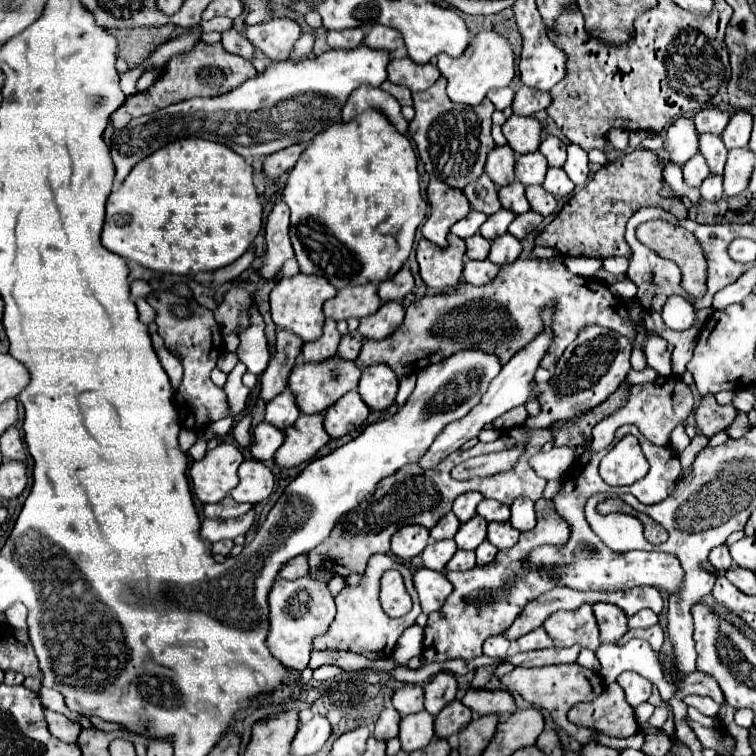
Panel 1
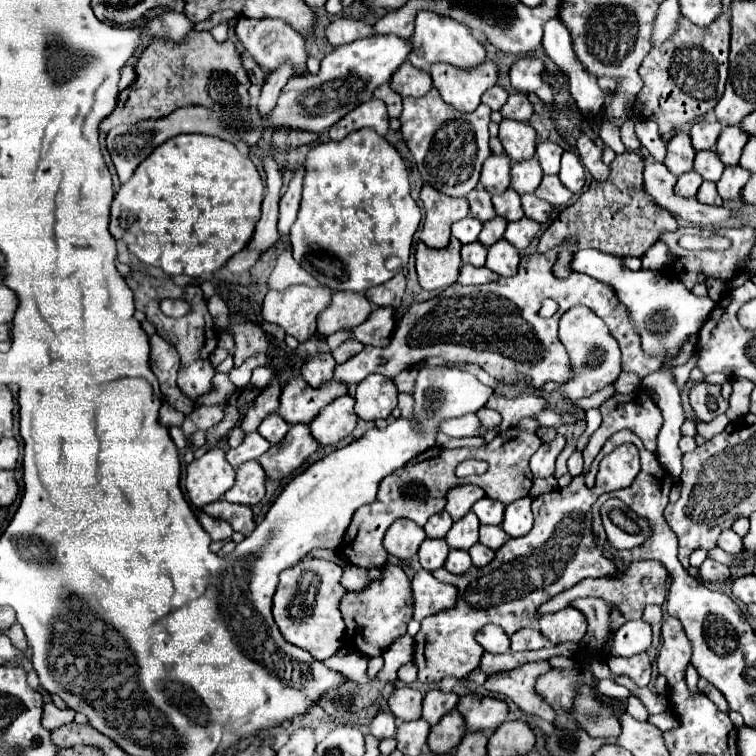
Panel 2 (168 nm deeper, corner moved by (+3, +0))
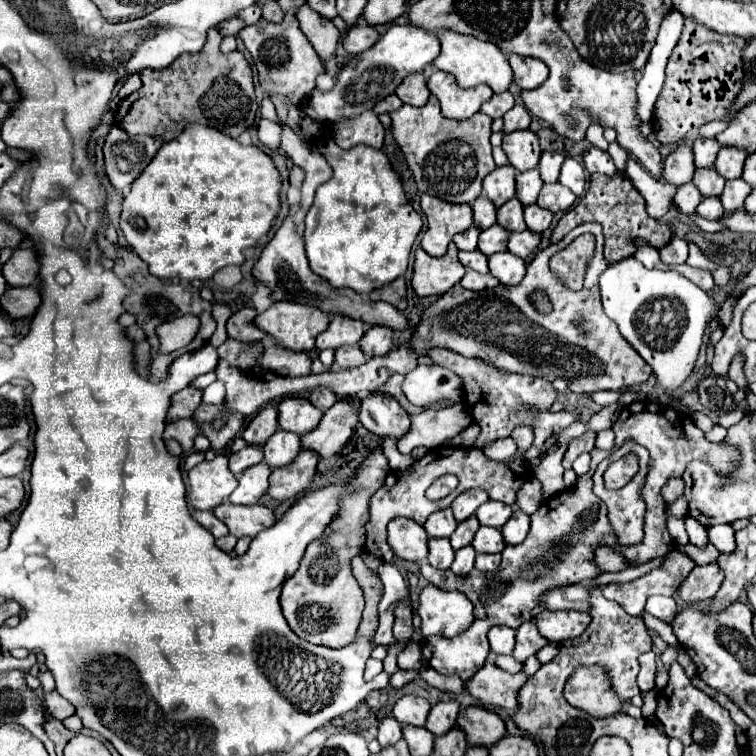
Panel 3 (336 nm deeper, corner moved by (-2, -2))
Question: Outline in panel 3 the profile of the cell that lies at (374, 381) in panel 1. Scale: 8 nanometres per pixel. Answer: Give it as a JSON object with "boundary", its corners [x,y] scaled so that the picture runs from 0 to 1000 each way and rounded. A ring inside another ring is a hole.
{"boundary":[[[495,519],[495,524],[484,524],[476,537],[476,558],[500,579],[521,579],[529,582],[542,566],[542,550],[537,542],[516,524],[505,524]]]}

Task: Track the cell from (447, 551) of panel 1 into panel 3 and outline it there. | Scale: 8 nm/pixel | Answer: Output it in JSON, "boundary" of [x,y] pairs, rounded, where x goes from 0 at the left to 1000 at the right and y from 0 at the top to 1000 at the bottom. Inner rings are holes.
{"boundary":[[[569,712],[566,722],[569,722],[566,743],[582,754],[595,751],[595,746],[601,741],[601,725],[595,722],[595,714],[593,712]]]}

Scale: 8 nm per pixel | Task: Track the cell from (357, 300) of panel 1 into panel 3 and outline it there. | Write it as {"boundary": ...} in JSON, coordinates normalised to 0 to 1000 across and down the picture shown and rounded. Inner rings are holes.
{"boundary":[[[439,418],[431,439],[426,439],[418,447],[418,460],[444,463],[458,455],[474,455],[479,444],[481,444],[481,429],[474,429],[474,423],[458,423],[458,418]]]}

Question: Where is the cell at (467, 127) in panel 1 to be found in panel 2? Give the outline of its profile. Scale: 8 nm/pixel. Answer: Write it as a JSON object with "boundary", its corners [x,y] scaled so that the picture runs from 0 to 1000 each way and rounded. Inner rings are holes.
{"boundary":[[[575,116],[557,130],[533,130],[530,177],[549,206],[557,235],[591,259],[615,262],[634,243],[636,220],[649,204],[647,159],[649,146],[644,138],[634,138],[620,151],[604,143],[599,146],[599,140],[583,135]]]}

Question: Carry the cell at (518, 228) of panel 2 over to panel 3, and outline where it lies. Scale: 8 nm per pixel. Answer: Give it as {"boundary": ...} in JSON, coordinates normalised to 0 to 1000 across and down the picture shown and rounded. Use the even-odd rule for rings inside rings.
{"boundary":[[[701,304],[677,307],[675,317],[672,317],[672,333],[696,344],[698,339],[704,339],[709,333],[712,323],[714,323],[714,312],[709,307],[701,307]]]}

